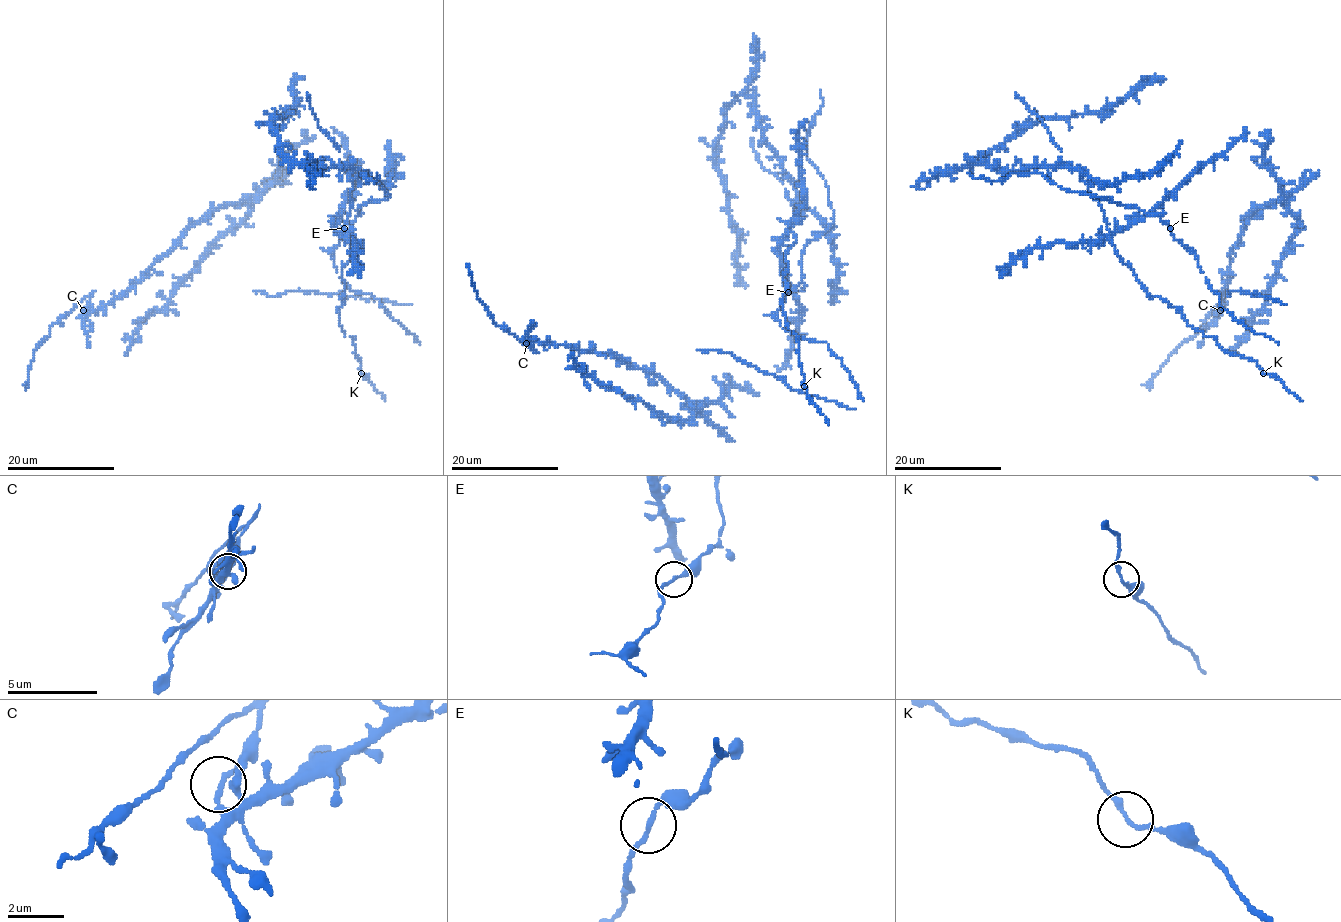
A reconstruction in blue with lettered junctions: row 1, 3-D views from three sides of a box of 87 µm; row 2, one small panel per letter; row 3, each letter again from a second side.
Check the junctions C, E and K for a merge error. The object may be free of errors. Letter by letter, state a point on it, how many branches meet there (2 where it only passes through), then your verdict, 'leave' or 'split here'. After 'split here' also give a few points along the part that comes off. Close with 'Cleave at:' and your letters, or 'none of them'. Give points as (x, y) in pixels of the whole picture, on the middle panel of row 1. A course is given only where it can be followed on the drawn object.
C: at (526, 343); 2 branches meet; split here; foreign part runs (526, 342), (534, 348), (525, 345), (494, 322), (494, 317), (478, 298), (468, 263)
E: at (788, 292); 2 branches meet; leave
K: at (804, 386); 2 branches meet; leave
Cleave at: C

